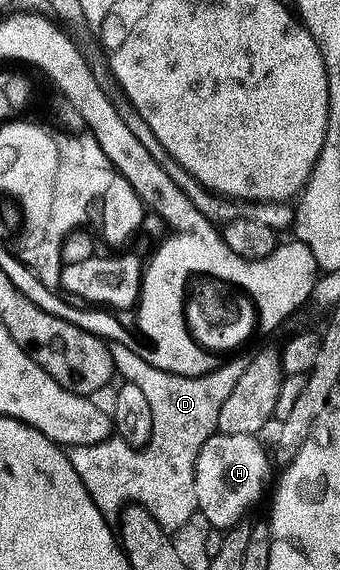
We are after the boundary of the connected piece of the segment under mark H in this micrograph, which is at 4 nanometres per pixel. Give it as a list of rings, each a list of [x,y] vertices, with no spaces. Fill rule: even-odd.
[[[213,433],[201,446],[194,479],[197,509],[213,529],[226,532],[237,526],[264,497],[265,486],[269,483],[269,455],[259,440],[257,435]]]

